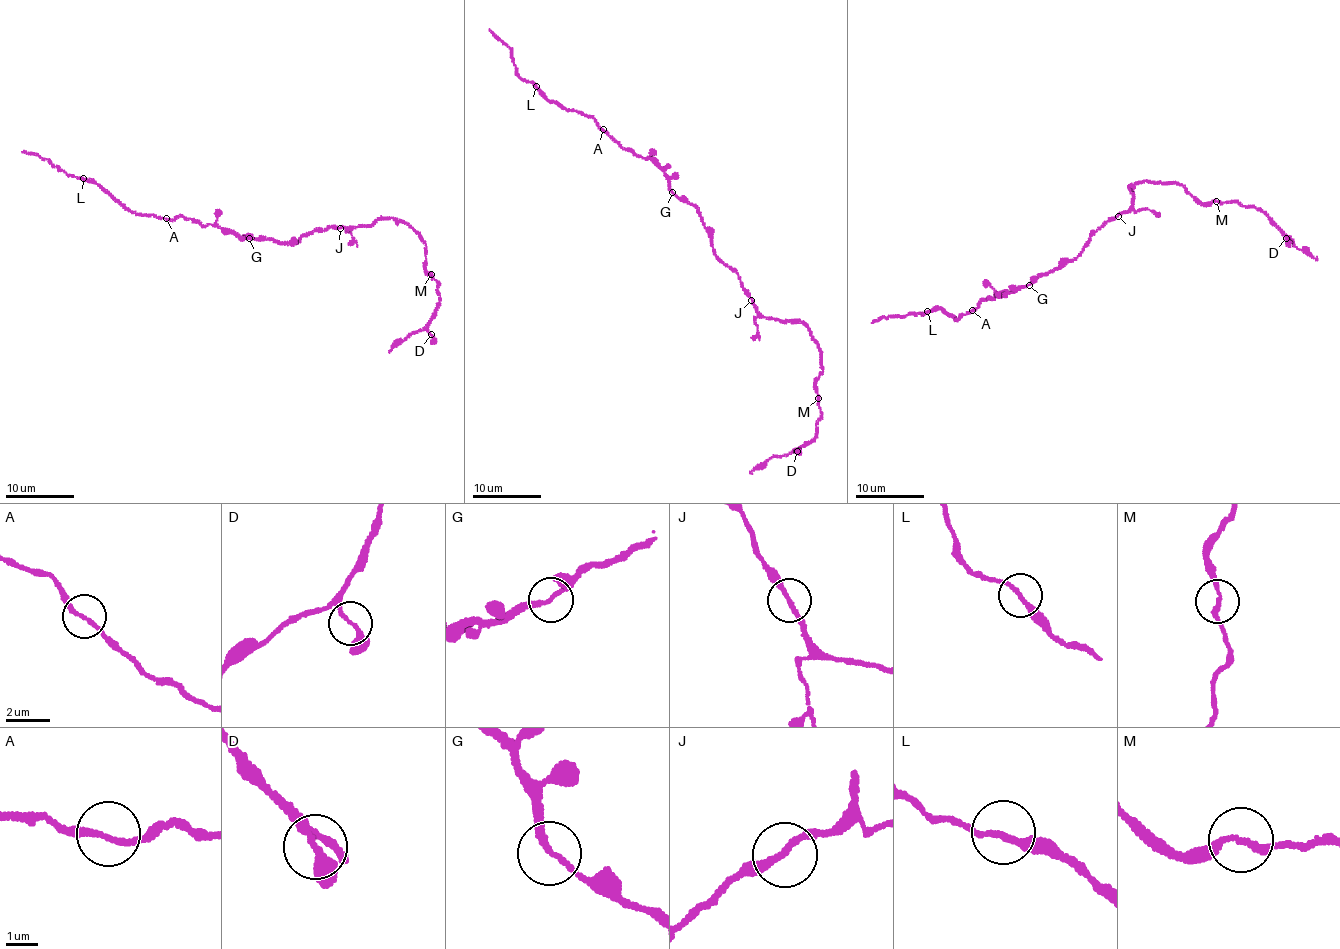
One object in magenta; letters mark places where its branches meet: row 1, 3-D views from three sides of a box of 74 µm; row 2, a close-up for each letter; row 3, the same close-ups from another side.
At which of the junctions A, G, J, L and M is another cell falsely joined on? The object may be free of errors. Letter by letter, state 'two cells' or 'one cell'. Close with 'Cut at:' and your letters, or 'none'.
A: one cell
G: one cell
J: one cell
L: one cell
M: one cell
Cut at: none

